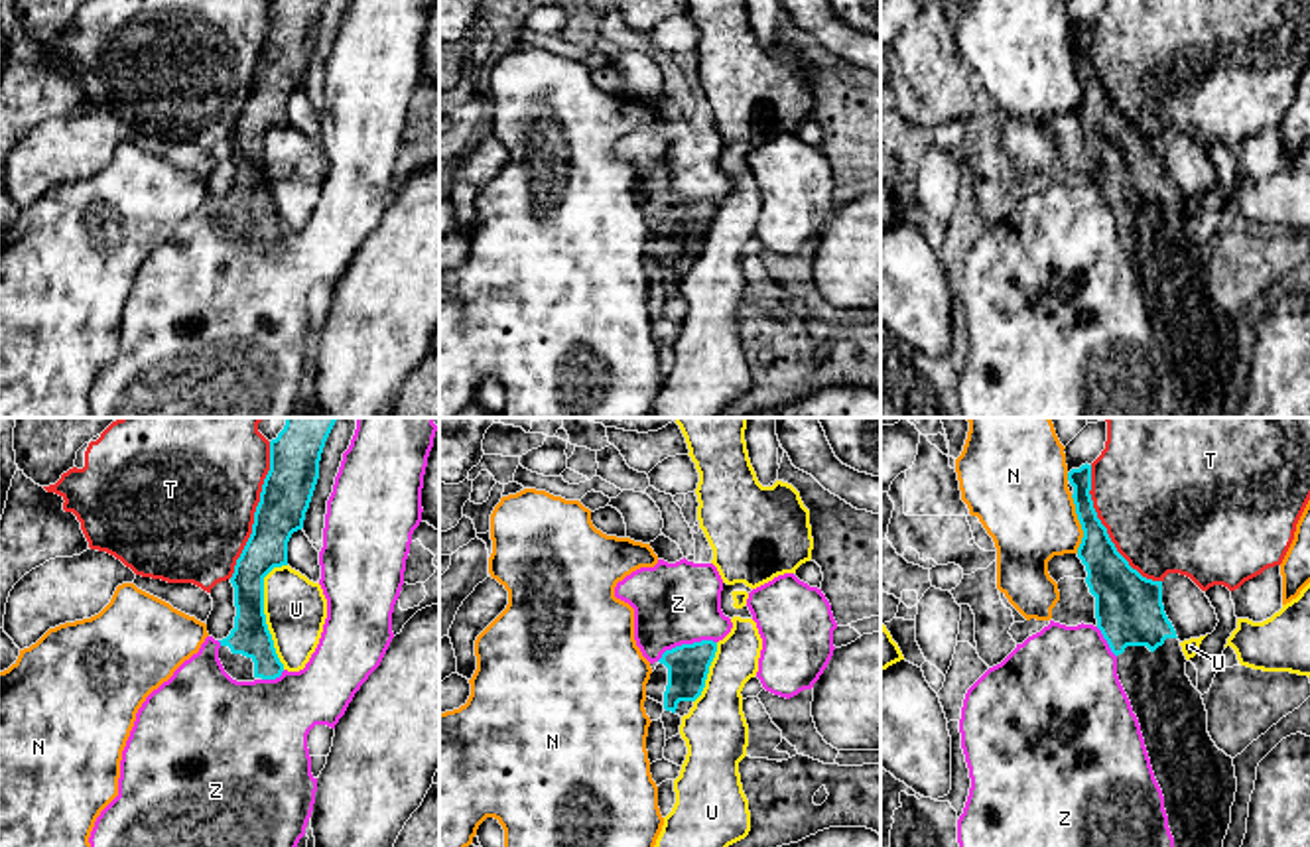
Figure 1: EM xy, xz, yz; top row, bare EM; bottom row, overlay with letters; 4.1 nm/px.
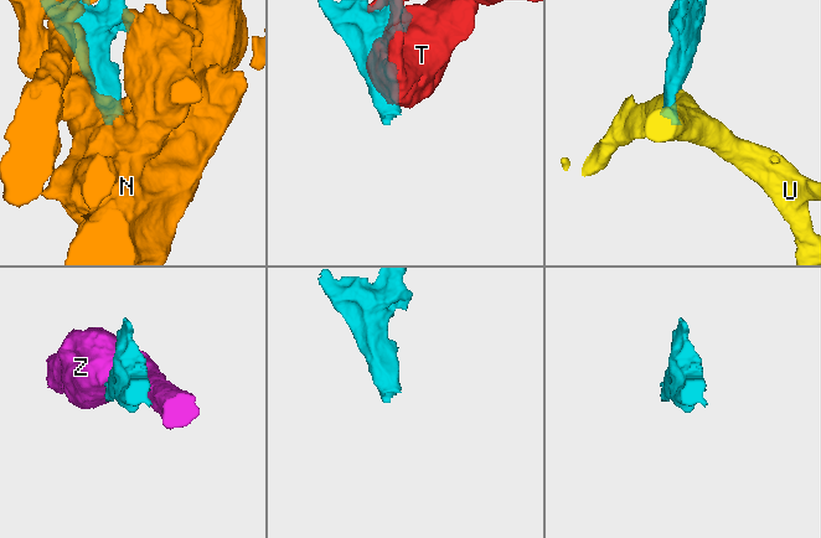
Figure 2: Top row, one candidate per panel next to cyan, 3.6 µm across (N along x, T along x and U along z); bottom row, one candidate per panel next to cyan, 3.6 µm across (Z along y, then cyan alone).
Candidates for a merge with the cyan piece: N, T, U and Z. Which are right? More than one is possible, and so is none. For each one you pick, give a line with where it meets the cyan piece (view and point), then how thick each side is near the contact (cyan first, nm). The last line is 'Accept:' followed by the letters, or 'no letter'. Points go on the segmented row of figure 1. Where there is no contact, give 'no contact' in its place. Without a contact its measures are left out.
Accept: no letter

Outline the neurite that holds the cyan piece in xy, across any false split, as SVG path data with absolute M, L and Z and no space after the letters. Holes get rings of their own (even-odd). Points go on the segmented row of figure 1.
M286 418L284 429L270 441L270 471L264 479L254 512L252 534L236 559L230 583L234 587L234 628L221 642L219 660L236 682L276 680L284 672L264 615L264 577L288 565L288 542L303 528L317 479L325 441L339 418Z

